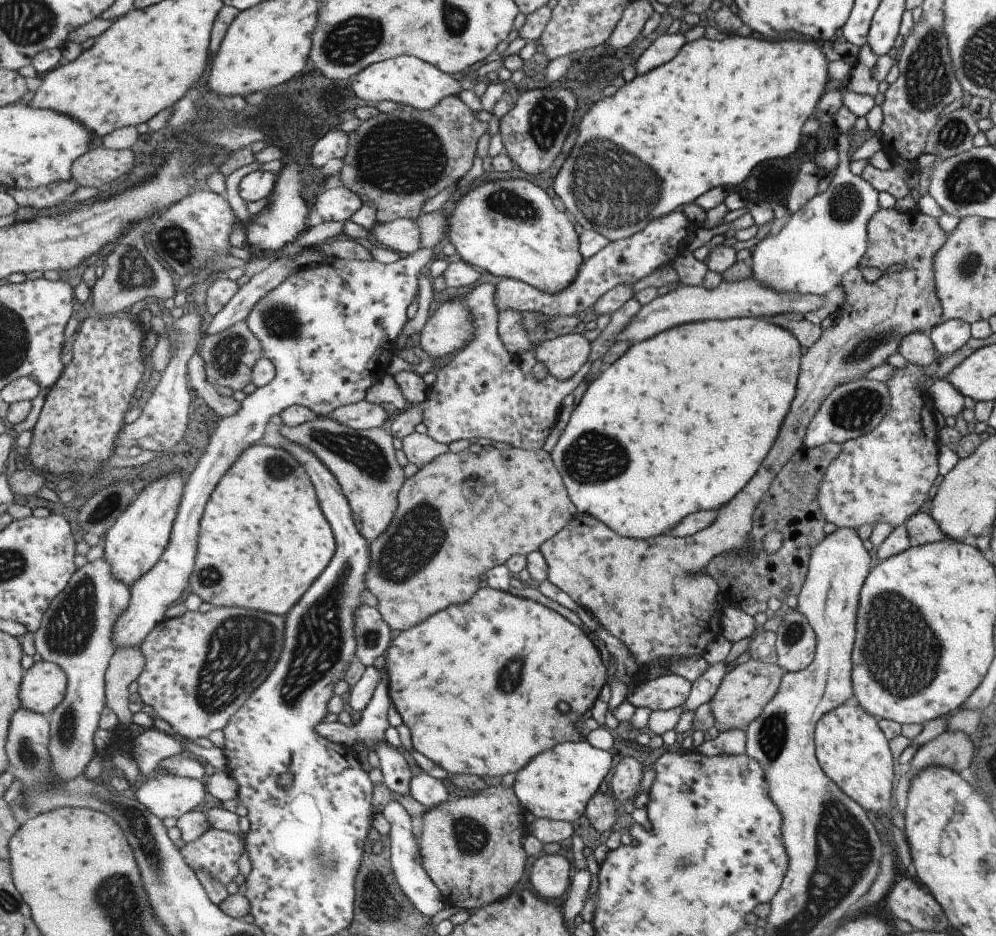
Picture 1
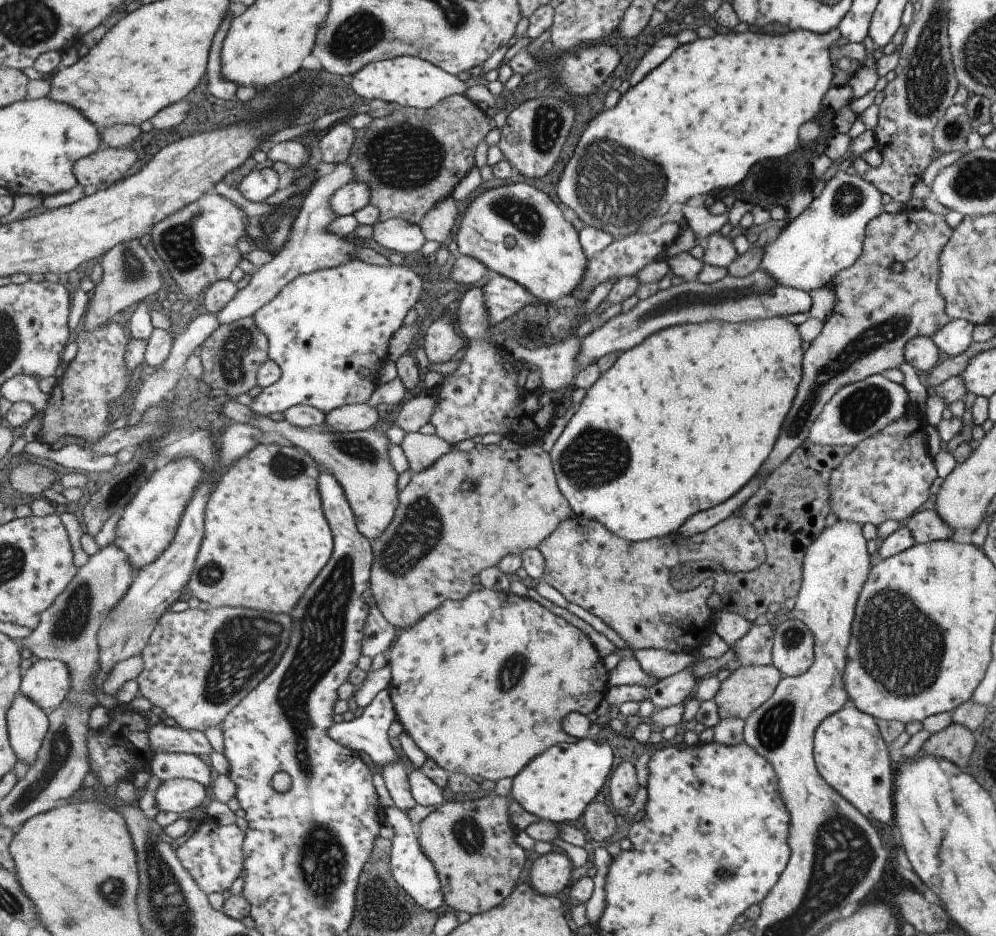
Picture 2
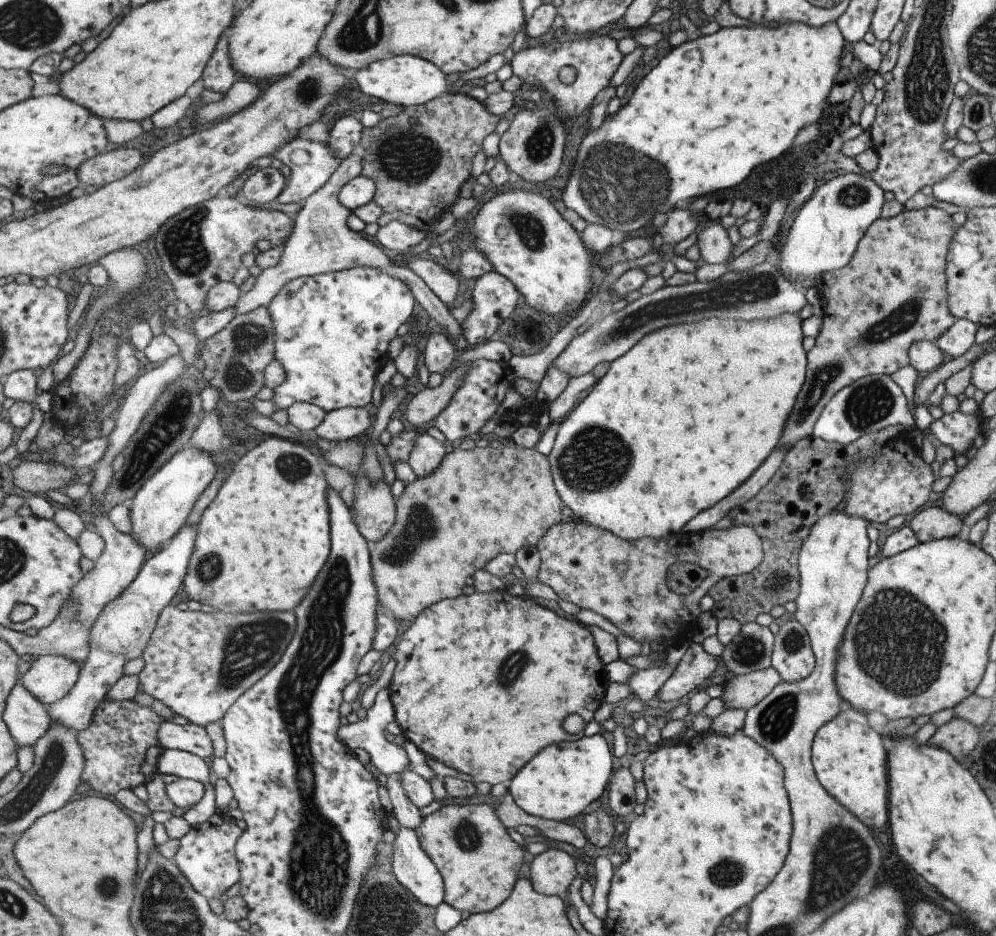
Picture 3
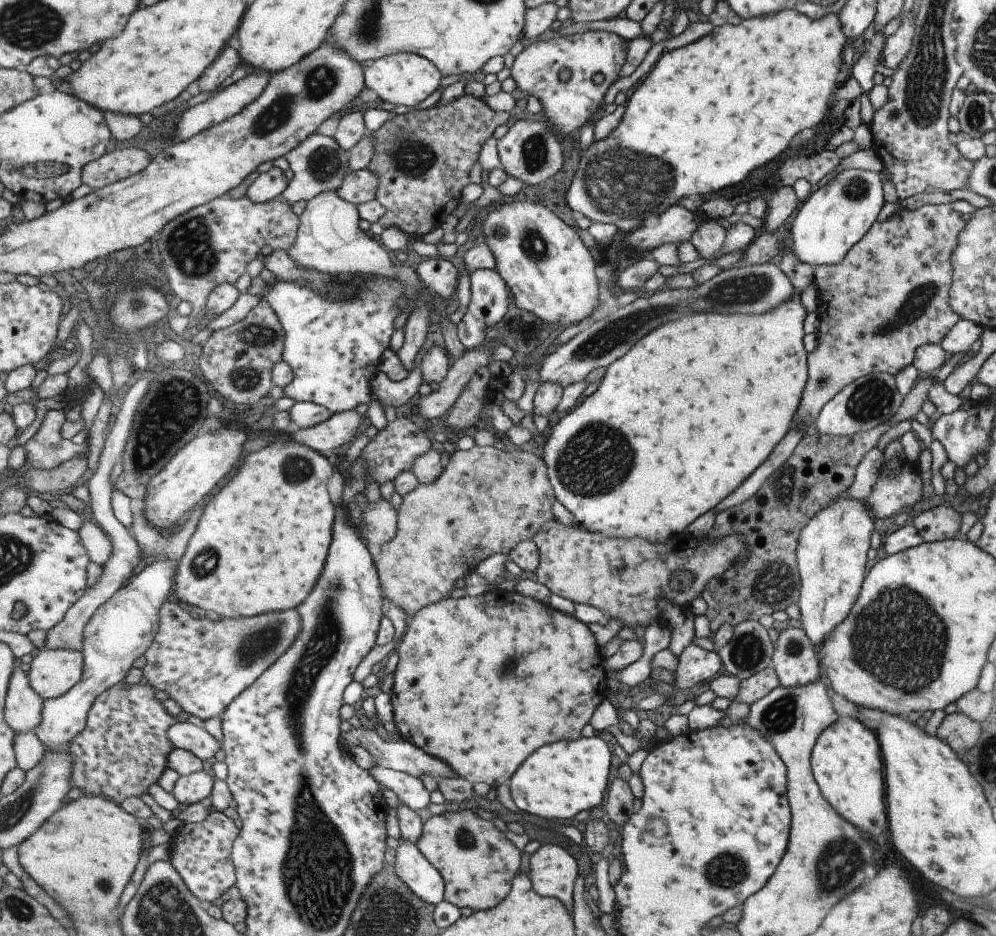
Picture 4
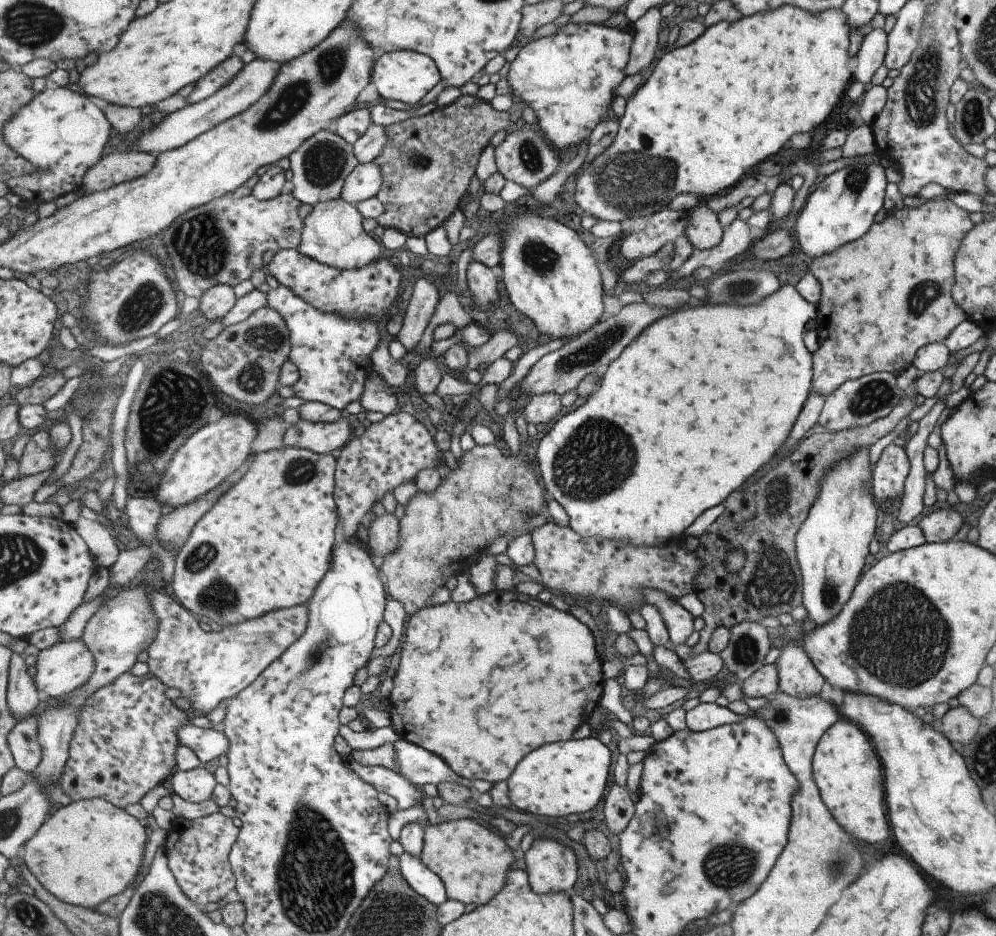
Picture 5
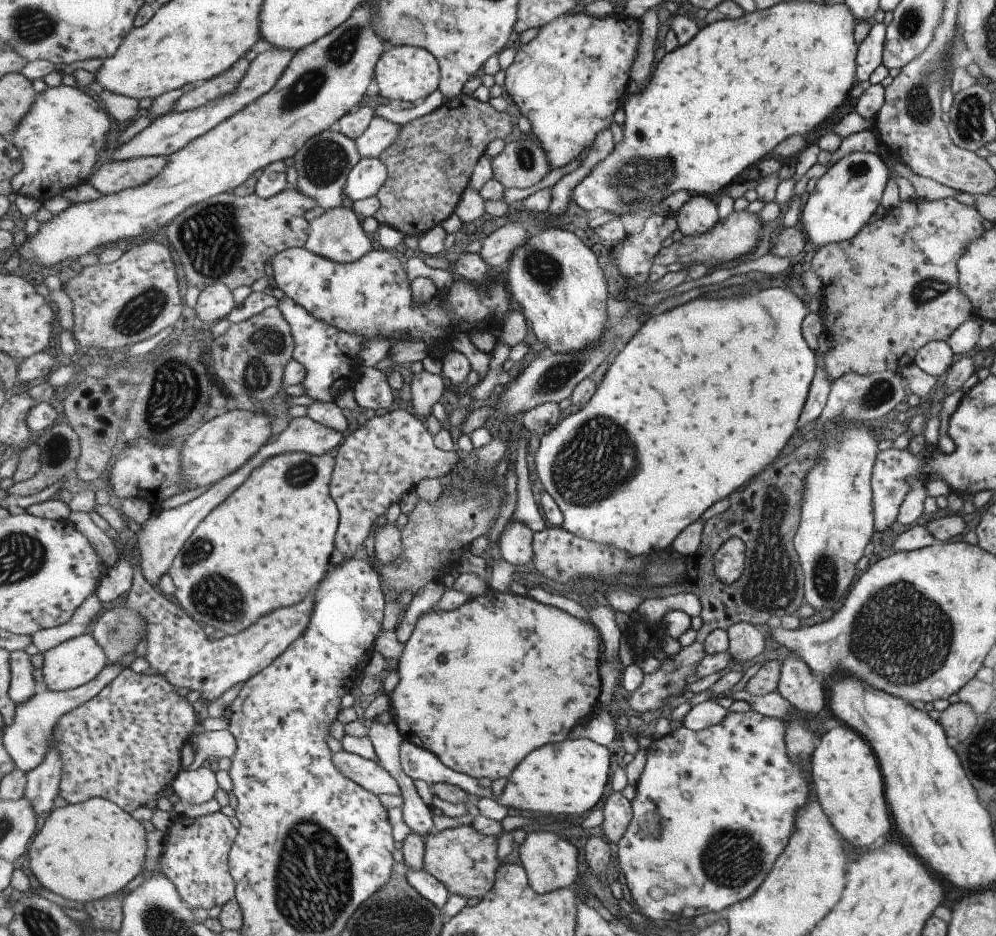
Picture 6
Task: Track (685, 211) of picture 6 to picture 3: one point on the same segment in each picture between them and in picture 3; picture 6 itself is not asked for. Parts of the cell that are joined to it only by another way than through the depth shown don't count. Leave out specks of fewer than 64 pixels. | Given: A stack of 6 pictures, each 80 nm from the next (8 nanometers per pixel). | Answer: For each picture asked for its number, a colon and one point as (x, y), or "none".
3: (712, 241)
4: (708, 238)
5: (703, 230)

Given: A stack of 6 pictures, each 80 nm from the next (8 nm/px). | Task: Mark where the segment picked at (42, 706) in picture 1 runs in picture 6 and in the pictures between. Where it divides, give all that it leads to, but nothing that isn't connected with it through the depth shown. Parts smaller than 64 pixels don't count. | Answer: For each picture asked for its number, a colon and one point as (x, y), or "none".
2: (49, 682)
3: (51, 677)
4: (54, 672)
5: (65, 667)
6: (76, 662)

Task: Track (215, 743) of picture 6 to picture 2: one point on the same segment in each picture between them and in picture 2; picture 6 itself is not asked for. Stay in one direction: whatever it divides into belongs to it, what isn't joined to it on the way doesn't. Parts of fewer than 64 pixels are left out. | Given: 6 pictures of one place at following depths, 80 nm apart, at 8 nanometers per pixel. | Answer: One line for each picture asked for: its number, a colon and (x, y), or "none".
2: (163, 738)
3: (193, 738)
4: (184, 735)
5: (208, 744)

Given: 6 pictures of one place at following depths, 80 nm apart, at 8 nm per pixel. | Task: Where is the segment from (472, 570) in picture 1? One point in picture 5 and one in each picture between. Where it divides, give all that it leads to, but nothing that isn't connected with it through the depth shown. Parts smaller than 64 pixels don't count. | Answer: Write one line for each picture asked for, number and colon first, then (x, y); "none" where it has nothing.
2: (469, 510)
3: (481, 502)
4: (487, 501)
5: (488, 494)

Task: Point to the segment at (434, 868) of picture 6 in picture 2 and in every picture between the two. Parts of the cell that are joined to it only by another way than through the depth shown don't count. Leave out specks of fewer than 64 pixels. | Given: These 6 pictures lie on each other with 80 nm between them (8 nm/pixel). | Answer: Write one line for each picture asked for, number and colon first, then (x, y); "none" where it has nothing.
2: (472, 844)
3: (480, 863)
4: (479, 865)
5: (473, 862)

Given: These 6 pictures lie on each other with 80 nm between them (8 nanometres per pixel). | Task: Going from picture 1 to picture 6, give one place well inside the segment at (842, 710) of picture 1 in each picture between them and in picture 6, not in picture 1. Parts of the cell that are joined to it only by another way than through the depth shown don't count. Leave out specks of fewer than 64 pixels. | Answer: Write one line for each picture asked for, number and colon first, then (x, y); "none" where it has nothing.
2: (849, 755)
3: (847, 756)
4: (846, 764)
5: (845, 769)
6: (844, 773)

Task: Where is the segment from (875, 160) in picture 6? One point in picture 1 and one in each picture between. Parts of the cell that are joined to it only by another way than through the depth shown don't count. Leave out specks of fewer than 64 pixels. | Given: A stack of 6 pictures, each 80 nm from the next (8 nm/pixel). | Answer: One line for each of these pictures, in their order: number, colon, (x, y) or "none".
1: (811, 252)
2: (827, 236)
3: (822, 236)
4: (832, 218)
5: (842, 207)

